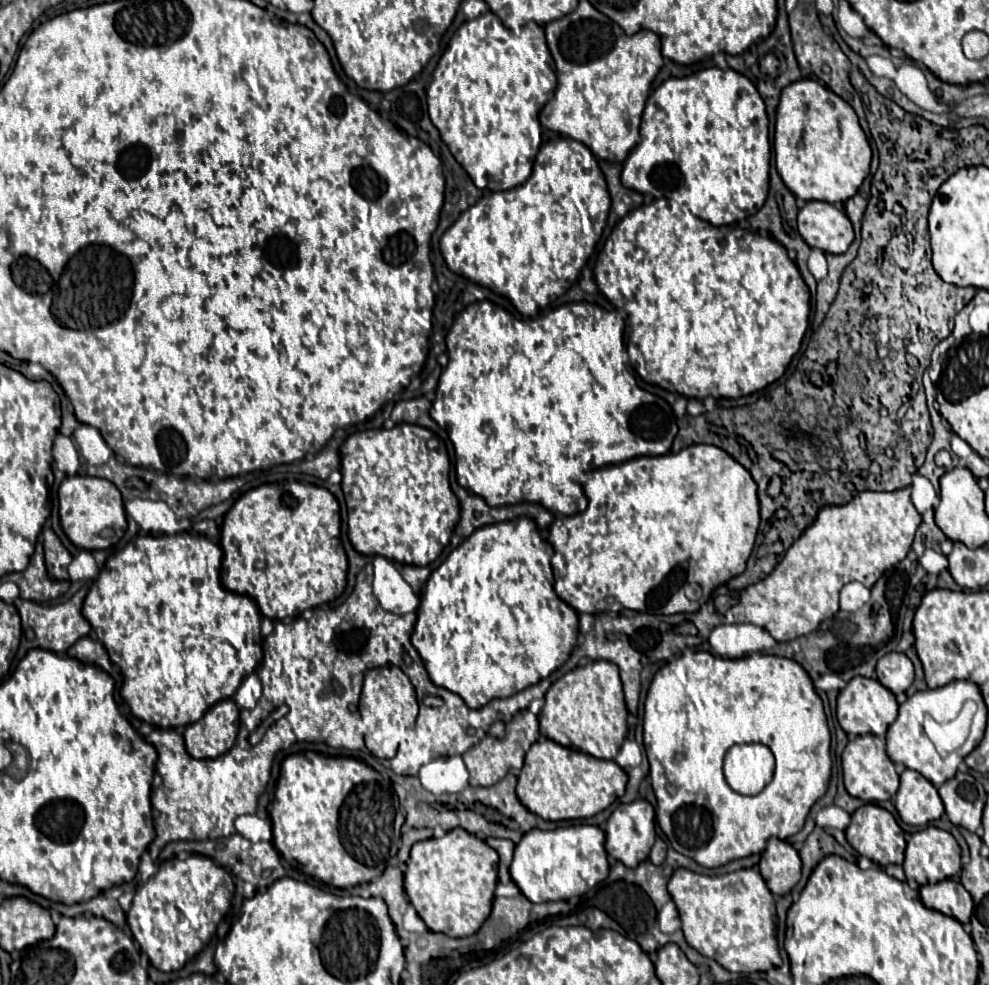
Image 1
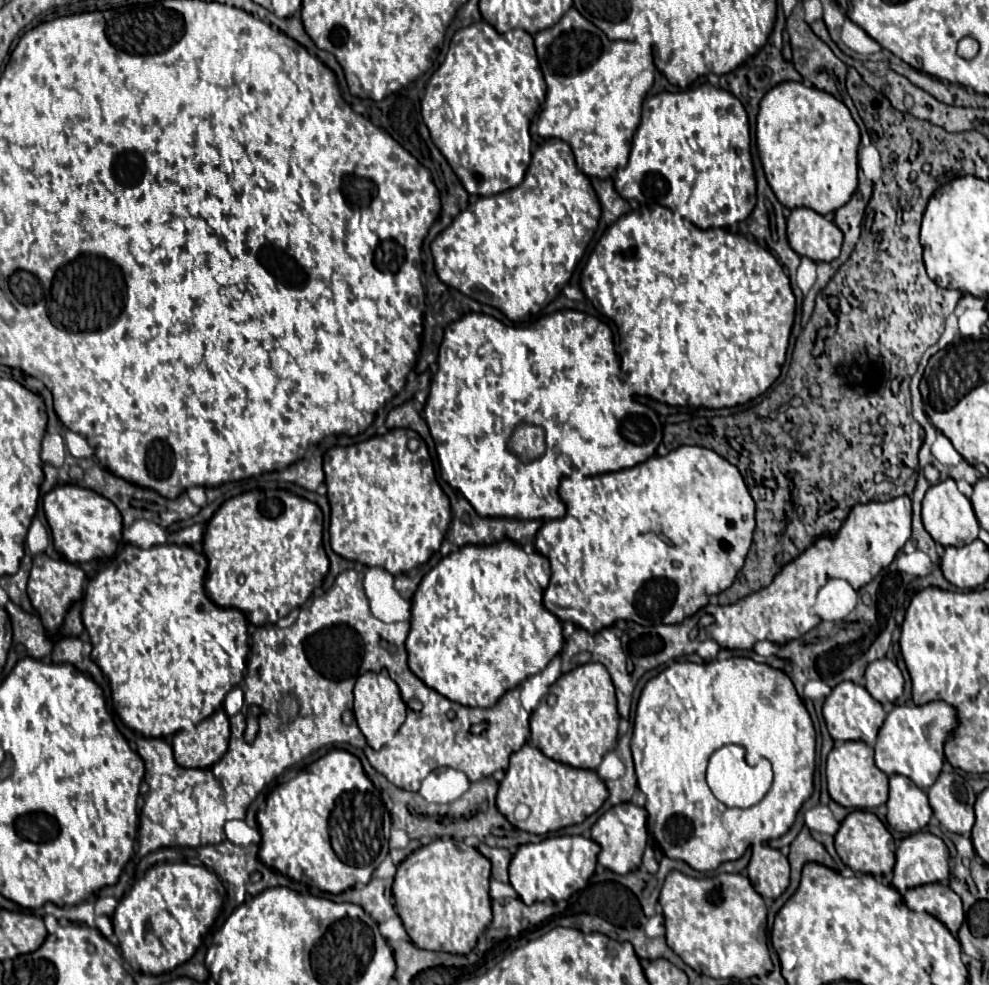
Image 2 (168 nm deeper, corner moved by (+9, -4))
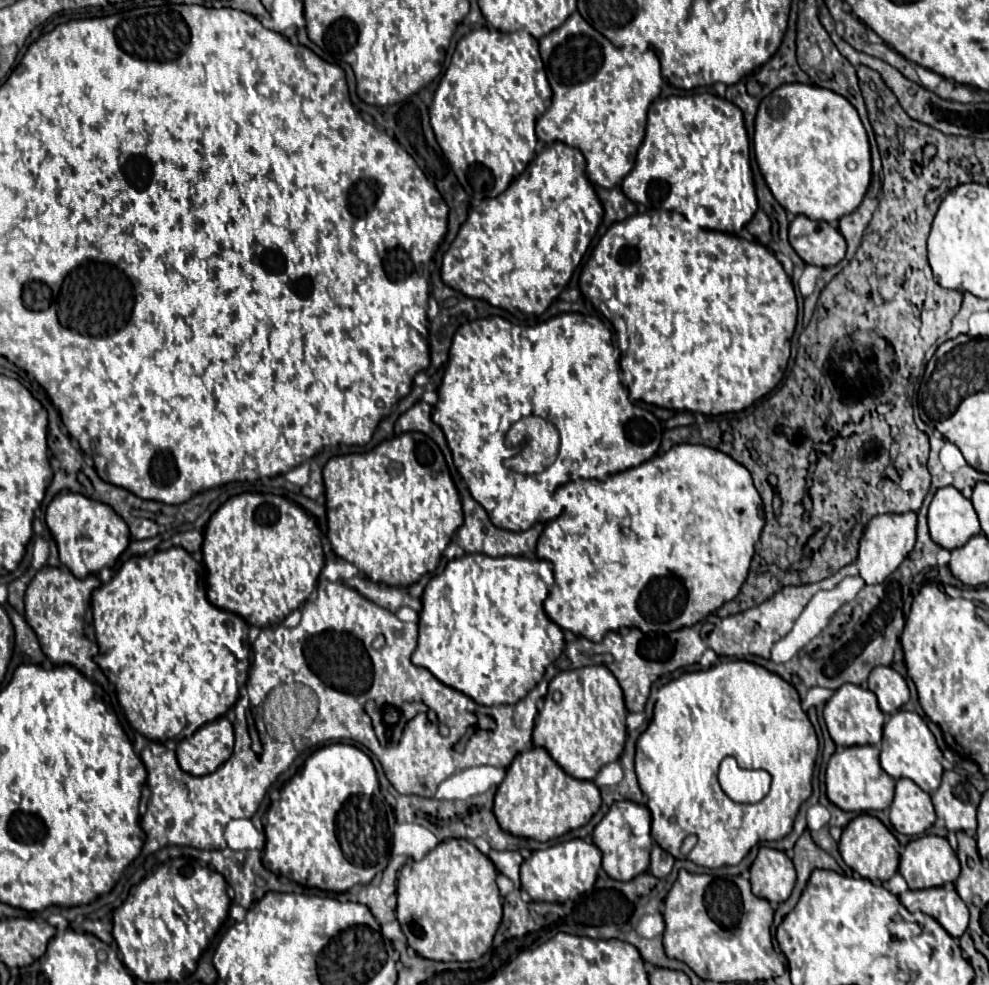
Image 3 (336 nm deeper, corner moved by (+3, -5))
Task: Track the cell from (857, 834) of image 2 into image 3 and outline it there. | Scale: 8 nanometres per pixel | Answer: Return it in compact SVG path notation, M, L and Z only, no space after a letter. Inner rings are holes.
M871 814L855 816L843 828L843 834L841 834L841 840L839 840L839 852L845 860L845 864L851 870L855 870L857 874L861 874L863 878L867 878L875 884L889 880L897 872L899 848L901 848L901 844L897 842L897 838L887 830L887 826L879 818L875 818Z

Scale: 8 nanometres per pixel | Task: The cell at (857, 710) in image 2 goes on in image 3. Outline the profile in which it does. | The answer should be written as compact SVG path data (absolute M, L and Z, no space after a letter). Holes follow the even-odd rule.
M843 684L839 690L835 690L833 698L827 702L823 710L823 718L837 746L859 746L859 744L877 746L881 742L885 714L881 712L877 698L875 694L871 694L871 690L865 690L855 684Z

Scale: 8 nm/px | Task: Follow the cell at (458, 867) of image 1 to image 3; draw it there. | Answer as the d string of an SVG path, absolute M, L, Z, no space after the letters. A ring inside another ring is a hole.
M447 840L433 848L419 862L407 862L397 878L397 920L409 946L423 958L469 962L481 958L493 942L501 922L501 896L495 884L497 870L493 862L467 840Z

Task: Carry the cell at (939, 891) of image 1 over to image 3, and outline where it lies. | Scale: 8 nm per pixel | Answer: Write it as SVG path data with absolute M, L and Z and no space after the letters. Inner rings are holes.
M949 886L907 890L899 896L899 900L909 912L919 910L933 916L953 938L959 938L967 930L969 910L959 894Z

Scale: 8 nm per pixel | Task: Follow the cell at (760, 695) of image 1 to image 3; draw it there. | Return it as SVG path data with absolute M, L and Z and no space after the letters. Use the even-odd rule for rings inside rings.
M721 660L719 664L711 666L709 670L699 670L699 672L685 672L681 674L679 678L667 682L665 686L659 688L657 692L657 702L655 702L655 708L653 708L653 718L647 726L647 730L639 736L637 740L637 756L635 756L635 772L637 772L637 778L639 778L639 788L643 790L645 798L647 798L647 808L651 810L651 836L653 840L663 846L663 850L667 850L673 858L687 858L691 862L695 862L697 866L705 866L705 868L721 868L721 866L733 866L733 864L739 864L747 854L749 850L759 844L759 842L765 842L765 840L781 840L783 836L787 836L791 830L793 830L793 822L795 822L795 816L799 812L799 806L811 796L811 778L813 778L813 768L815 768L815 758L817 758L817 752L819 752L819 740L817 740L817 734L807 718L807 714L803 712L801 708L801 700L799 700L799 694L797 690L785 682L779 674L775 672L769 672L767 668L759 666L759 664L753 664L753 662L747 662L747 660ZM725 756L735 756L739 758L743 764L743 768L761 768L761 770L767 770L771 776L773 776L773 782L771 782L771 790L769 794L757 802L757 804L735 804L731 802L725 792L719 788L719 782L717 782L717 768L719 768L719 762L725 758ZM695 834L697 836L697 844L693 846L693 850L683 856L681 854L681 844L687 836Z

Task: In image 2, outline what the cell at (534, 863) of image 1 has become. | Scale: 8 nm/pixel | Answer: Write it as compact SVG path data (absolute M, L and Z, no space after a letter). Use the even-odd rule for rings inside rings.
M555 835L543 839L541 843L521 845L509 865L511 885L527 905L535 901L569 899L587 885L597 865L597 853L599 845L593 839L585 839L581 835Z

